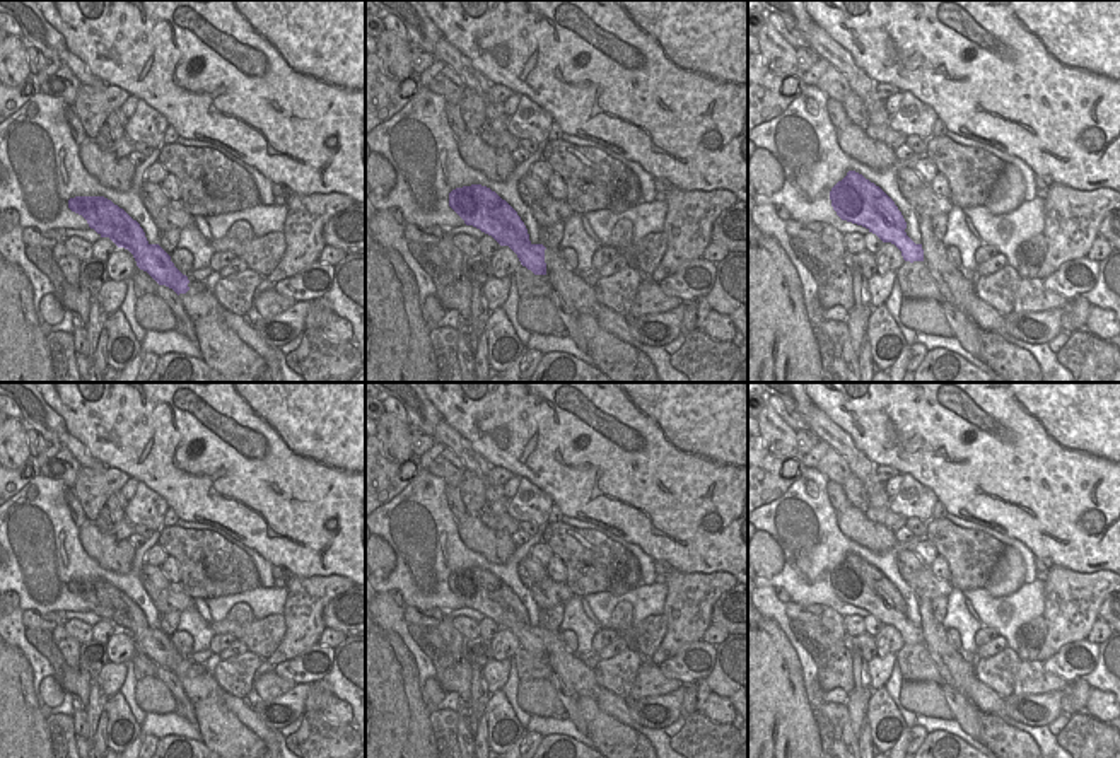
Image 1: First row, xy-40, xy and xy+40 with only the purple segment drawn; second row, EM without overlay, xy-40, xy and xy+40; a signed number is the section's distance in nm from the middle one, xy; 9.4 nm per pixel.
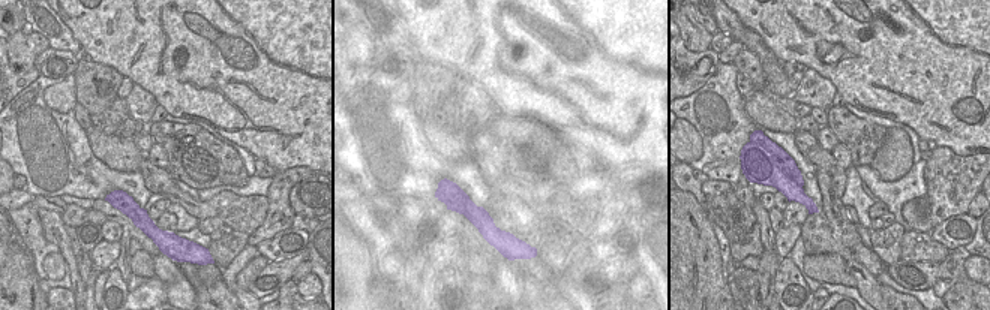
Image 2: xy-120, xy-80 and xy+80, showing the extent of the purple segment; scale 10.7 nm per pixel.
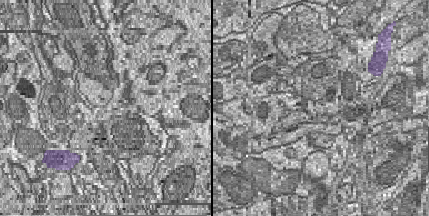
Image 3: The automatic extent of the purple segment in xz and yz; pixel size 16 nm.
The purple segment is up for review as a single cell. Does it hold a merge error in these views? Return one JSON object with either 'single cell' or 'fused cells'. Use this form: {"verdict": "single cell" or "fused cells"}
{"verdict": "fused cells"}

